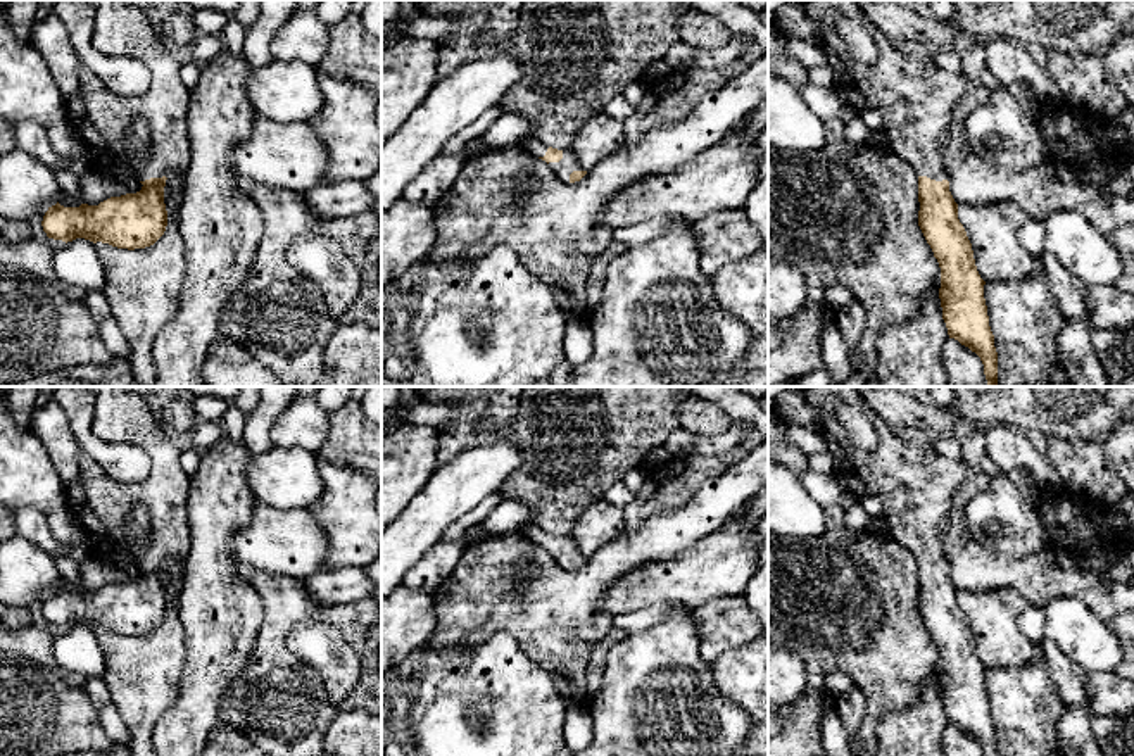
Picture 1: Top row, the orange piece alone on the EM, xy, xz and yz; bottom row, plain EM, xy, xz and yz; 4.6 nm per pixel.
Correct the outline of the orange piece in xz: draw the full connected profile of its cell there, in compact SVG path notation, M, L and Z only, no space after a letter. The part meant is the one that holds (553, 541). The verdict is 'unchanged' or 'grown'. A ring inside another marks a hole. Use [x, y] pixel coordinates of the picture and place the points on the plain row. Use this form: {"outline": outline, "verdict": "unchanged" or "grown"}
{"outline": "M526 525L521 533L533 540L535 544L547 549L547 552L564 568L575 570L580 568L587 558L582 554L571 535L552 535L545 530L540 530L533 525Z", "verdict": "grown"}

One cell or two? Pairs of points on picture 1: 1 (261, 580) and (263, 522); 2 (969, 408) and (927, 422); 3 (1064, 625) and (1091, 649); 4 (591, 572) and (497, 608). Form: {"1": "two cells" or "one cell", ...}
{"1": "two cells", "2": "two cells", "3": "one cell", "4": "one cell"}

